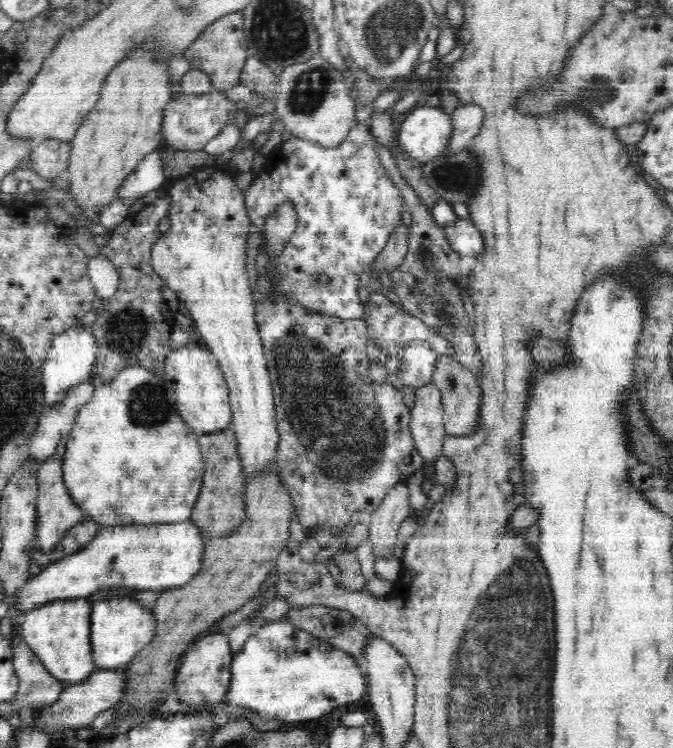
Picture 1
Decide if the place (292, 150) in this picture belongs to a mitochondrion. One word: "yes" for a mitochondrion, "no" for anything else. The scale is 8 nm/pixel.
no

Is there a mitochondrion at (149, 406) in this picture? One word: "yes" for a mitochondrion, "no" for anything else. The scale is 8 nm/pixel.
yes

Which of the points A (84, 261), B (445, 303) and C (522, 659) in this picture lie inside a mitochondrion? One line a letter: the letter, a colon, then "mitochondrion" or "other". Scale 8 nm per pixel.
A: other
B: mitochondrion
C: mitochondrion

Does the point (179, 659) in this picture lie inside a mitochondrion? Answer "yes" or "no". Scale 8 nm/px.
no

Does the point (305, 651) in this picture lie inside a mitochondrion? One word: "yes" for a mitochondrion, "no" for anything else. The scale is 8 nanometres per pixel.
no

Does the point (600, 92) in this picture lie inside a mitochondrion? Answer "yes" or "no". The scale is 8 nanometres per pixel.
yes

